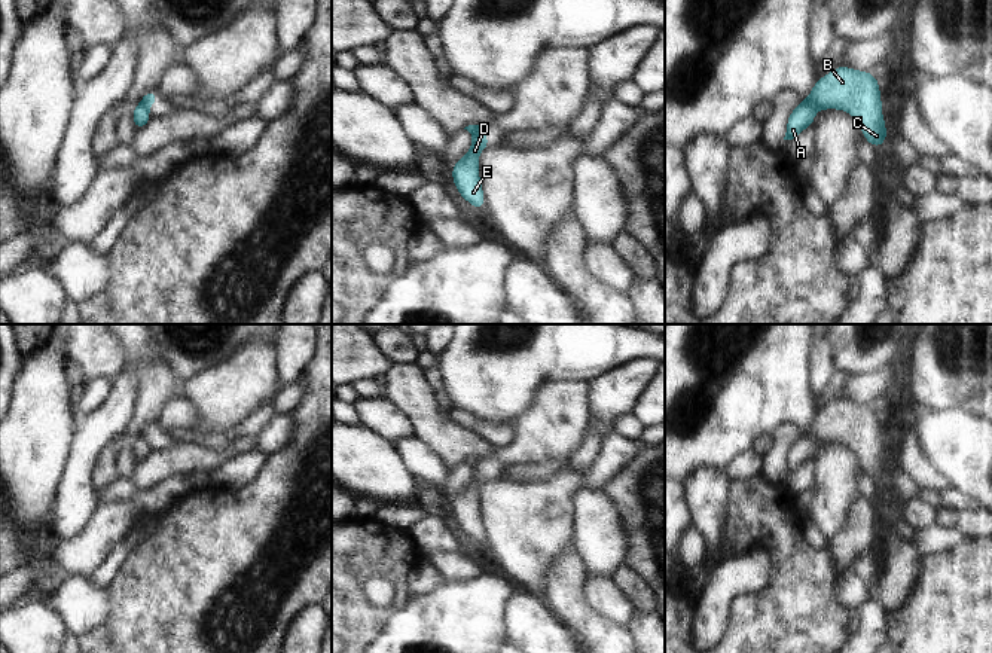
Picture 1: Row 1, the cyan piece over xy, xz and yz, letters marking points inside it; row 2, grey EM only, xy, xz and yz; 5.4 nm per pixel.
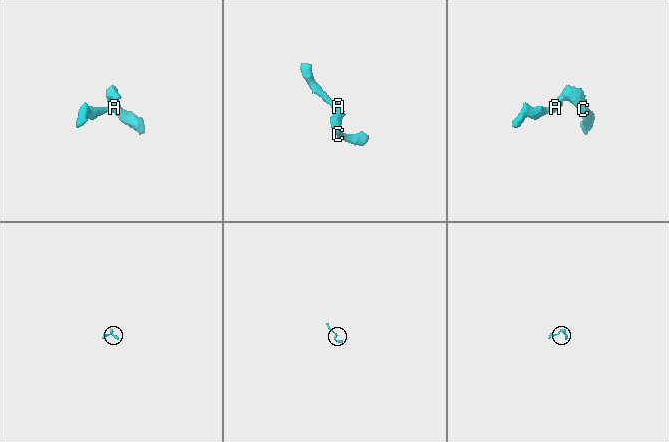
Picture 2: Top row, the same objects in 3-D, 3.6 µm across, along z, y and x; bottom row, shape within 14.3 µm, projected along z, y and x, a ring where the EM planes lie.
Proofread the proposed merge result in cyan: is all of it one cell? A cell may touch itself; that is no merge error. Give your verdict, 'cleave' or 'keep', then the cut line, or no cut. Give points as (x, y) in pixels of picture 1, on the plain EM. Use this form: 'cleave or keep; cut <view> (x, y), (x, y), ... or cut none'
cleave; cut yz (800, 435), (815, 444)

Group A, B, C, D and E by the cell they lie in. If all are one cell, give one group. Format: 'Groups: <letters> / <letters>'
Groups: A / B C D E

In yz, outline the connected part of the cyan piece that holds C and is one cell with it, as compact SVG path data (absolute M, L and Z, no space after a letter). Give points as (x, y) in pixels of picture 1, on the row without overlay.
M840 399L817 412L812 425L802 436L815 443L845 443L855 451L866 475L876 482L886 475L879 415L870 405Z

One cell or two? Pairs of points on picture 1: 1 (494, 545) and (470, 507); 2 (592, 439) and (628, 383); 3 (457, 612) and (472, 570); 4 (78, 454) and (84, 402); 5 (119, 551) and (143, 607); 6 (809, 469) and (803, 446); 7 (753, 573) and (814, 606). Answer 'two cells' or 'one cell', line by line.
1: two cells
2: one cell
3: two cells
4: two cells
5: two cells
6: two cells
7: two cells

